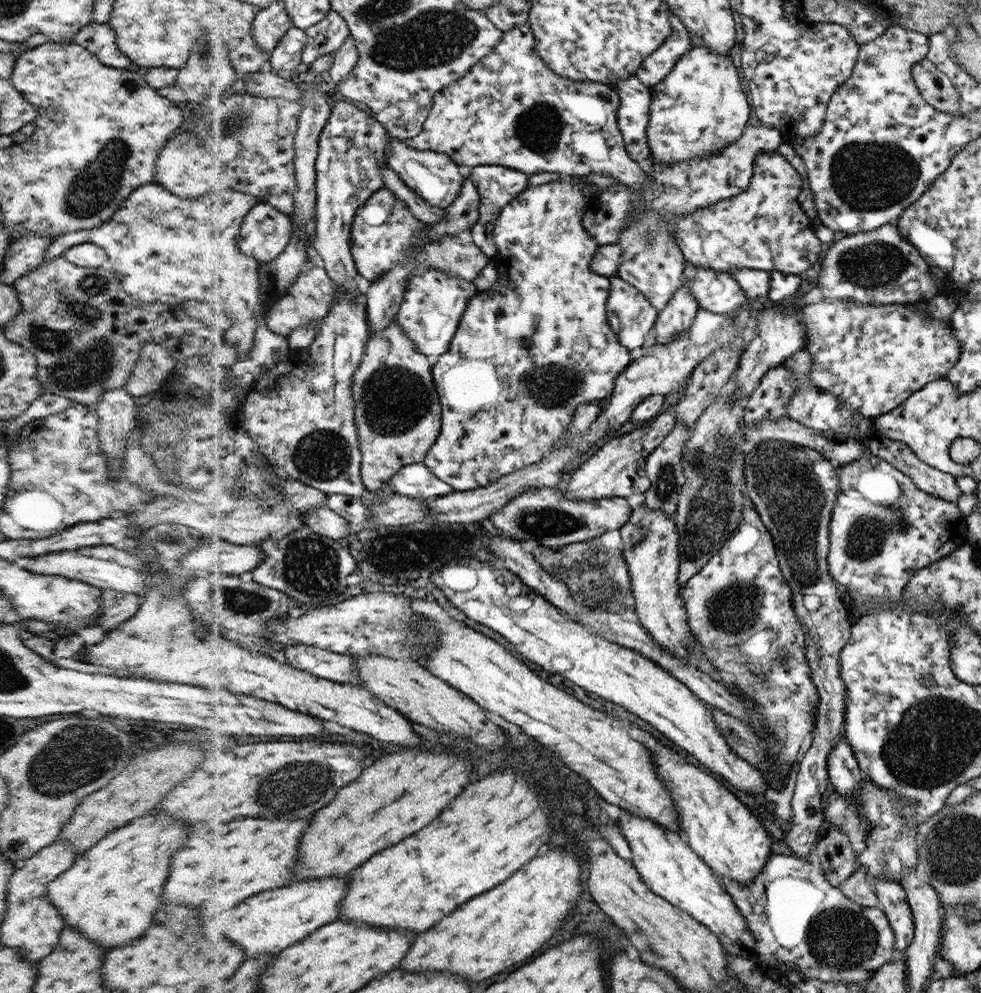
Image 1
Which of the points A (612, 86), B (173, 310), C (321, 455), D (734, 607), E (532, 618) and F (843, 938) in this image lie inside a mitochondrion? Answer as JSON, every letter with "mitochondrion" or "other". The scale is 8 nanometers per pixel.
{"A":"other","B":"other","C":"mitochondrion","D":"mitochondrion","E":"other","F":"mitochondrion"}

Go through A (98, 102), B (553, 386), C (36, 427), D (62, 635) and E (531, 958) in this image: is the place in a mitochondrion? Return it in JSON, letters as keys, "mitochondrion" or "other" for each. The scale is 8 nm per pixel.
{"A":"other","B":"mitochondrion","C":"other","D":"other","E":"other"}

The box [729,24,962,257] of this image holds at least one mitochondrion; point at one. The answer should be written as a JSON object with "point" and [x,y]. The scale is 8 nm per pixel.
{"point":[865,178]}

